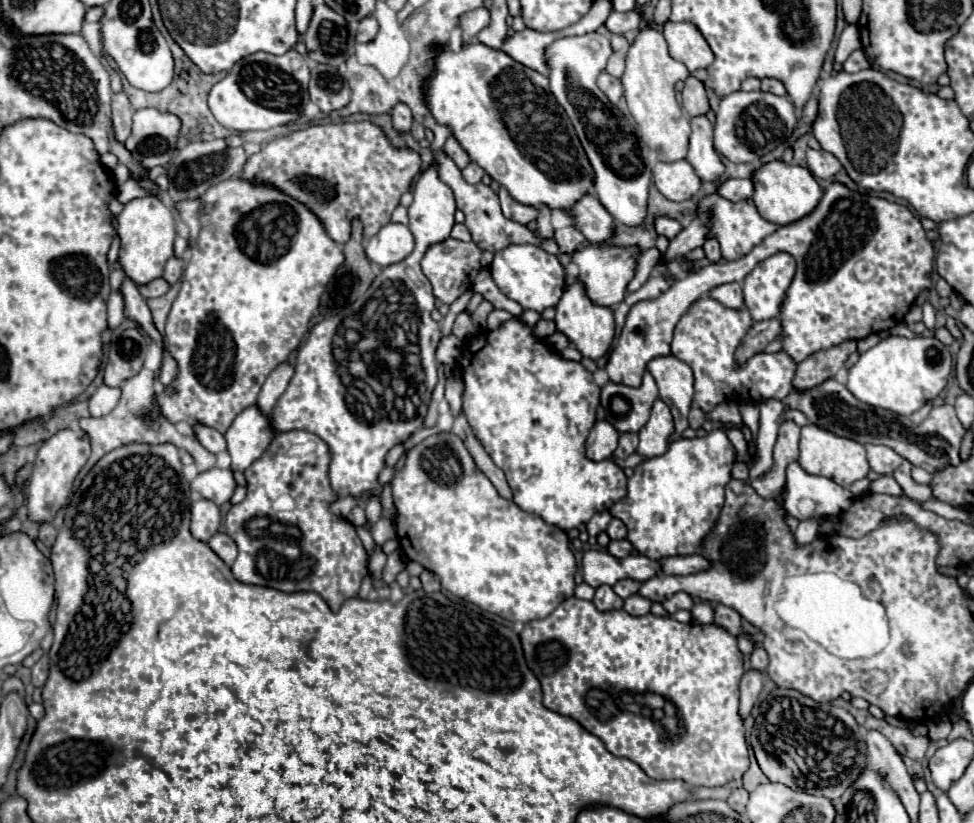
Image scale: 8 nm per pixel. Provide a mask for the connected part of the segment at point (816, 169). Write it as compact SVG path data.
M806 150L806 162L808 162L808 170L816 176L816 178L832 178L836 172L842 170L842 164L832 156L826 154L824 150Z

